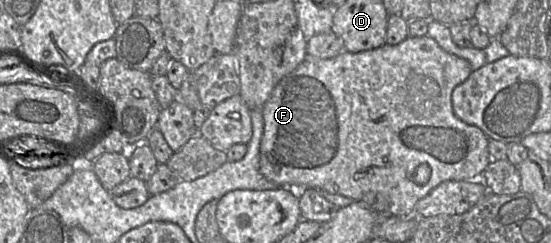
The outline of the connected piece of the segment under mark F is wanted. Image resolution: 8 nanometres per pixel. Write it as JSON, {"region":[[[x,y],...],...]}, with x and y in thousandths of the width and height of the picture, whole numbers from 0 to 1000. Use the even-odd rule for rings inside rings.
{"region":[[[777,144],[739,152],[721,185],[697,181],[682,202],[637,218],[623,206],[610,235],[575,243],[557,230],[530,296],[517,309],[495,362],[475,440],[477,551],[472,580],[472,708],[488,745],[508,770],[570,774],[597,798],[635,815],[642,831],[661,831],[684,881],[710,881],[742,893],[760,823],[775,807],[799,753],[813,741],[846,745],[873,728],[893,658],[886,621],[886,564],[864,519],[835,494],[822,457],[822,366],[840,342],[857,300],[853,259],[809,214]]]}

